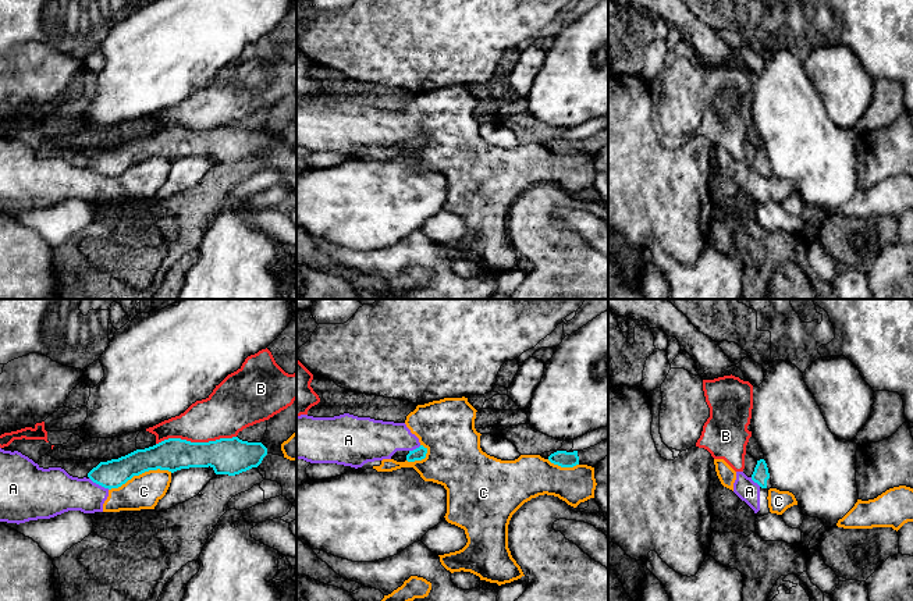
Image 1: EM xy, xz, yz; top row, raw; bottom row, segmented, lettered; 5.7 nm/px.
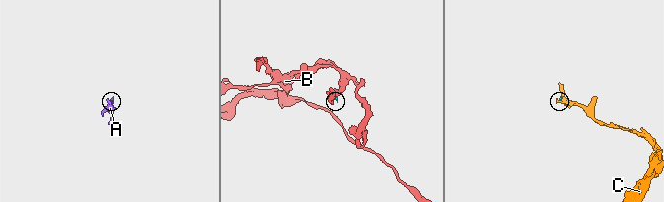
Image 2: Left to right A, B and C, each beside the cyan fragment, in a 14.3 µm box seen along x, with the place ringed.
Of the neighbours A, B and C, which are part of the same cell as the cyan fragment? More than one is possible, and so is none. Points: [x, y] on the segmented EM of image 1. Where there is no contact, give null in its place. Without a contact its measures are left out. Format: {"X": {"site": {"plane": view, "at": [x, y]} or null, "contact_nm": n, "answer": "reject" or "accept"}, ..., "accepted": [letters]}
{"A": {"site": {"plane": "xy", "at": [99, 484]}, "contact_nm": 140, "answer": "reject"}, "B": {"site": {"plane": "xy", "at": [195, 443]}, "contact_nm": 460, "answer": "reject"}, "C": {"site": {"plane": "xy", "at": [139, 473]}, "contact_nm": 380, "answer": "reject"}, "accepted": []}

